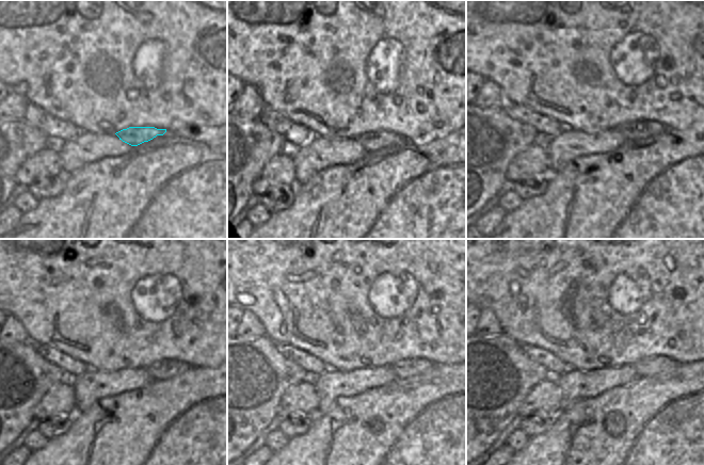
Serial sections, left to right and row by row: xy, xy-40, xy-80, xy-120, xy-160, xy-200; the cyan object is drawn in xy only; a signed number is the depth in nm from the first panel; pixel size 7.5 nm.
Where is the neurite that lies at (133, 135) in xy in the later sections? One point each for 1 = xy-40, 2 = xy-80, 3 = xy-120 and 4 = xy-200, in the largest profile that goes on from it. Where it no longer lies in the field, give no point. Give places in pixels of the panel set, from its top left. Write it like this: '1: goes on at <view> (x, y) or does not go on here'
1: goes on at xy-40 (373, 141)
2: goes on at xy-80 (639, 129)
3: goes on at xy-120 (165, 368)
4: goes on at xy-200 (651, 366)

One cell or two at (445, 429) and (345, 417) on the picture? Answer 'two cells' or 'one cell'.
one cell

